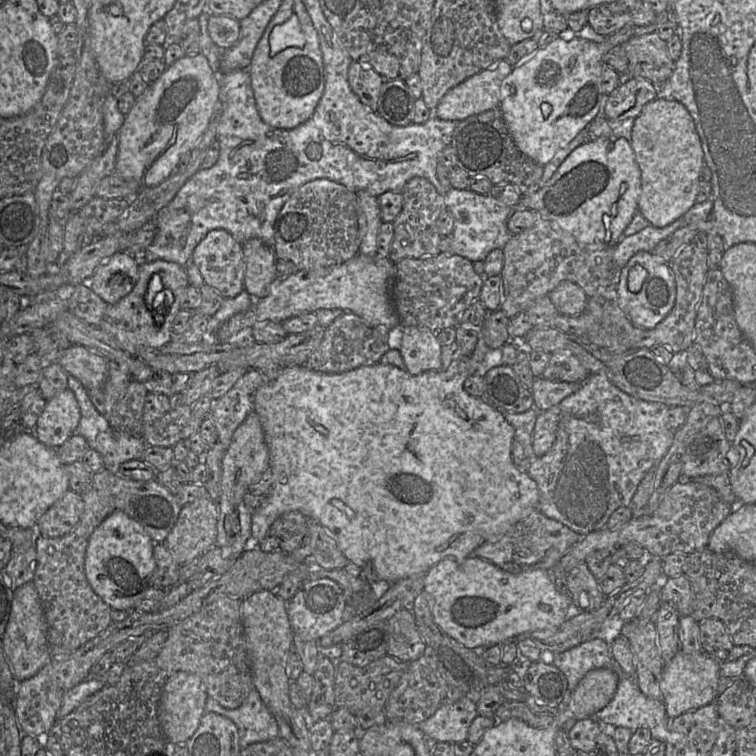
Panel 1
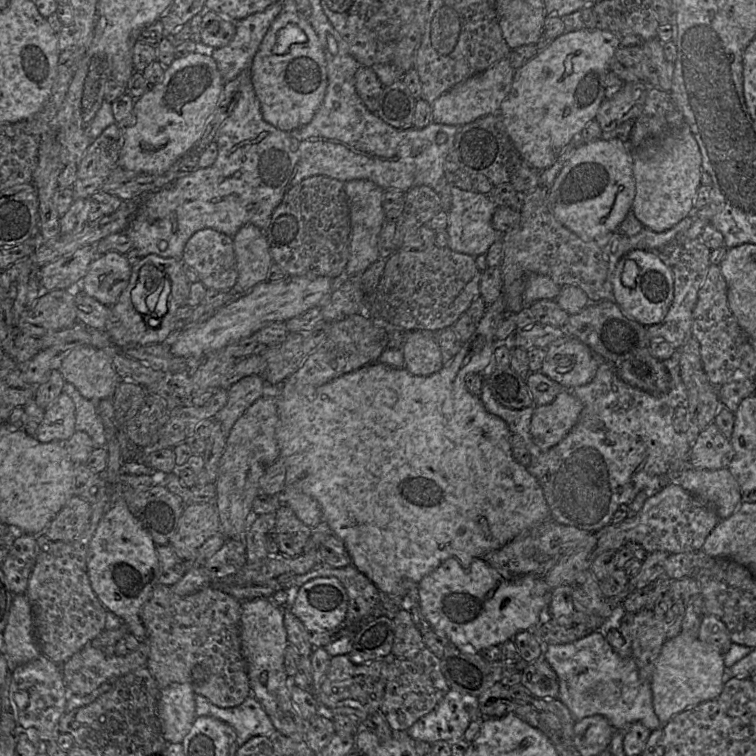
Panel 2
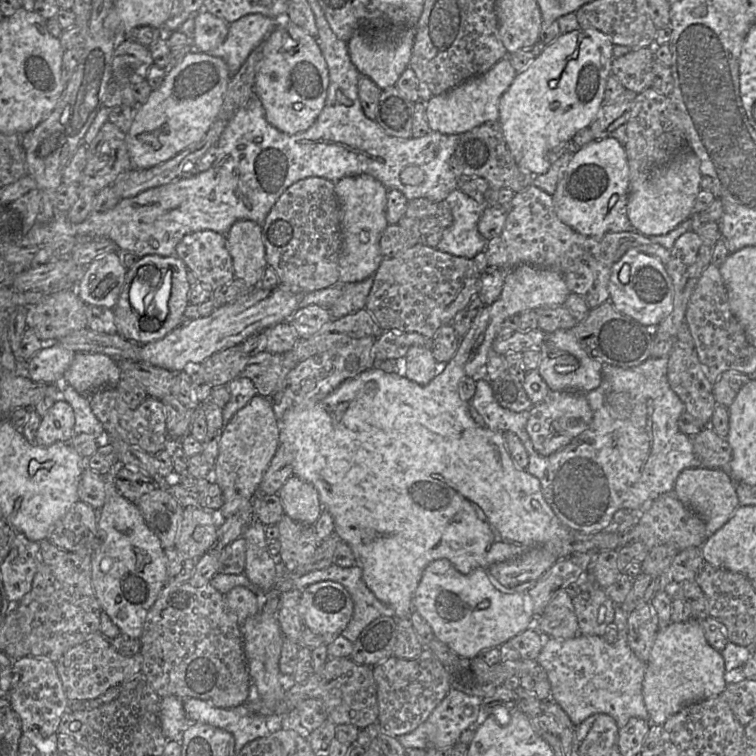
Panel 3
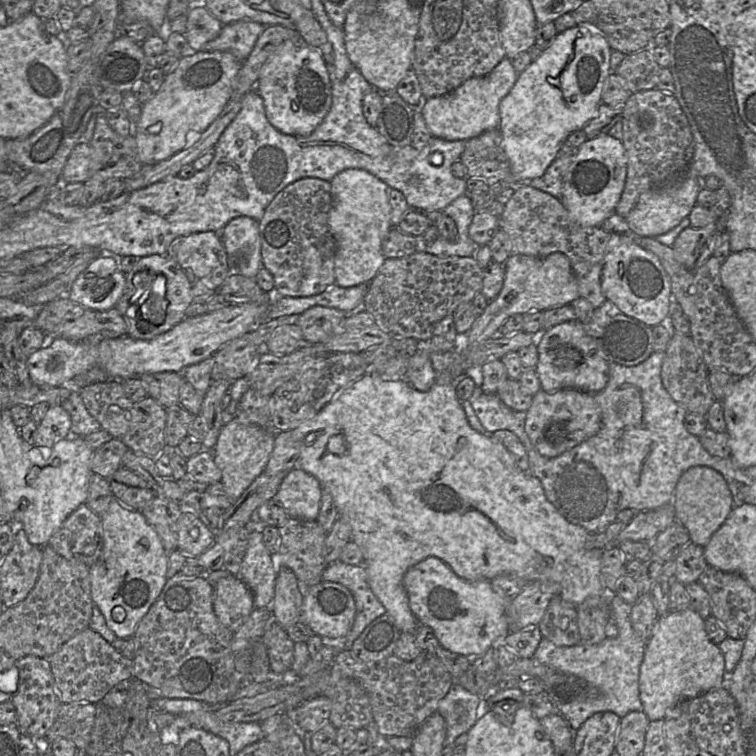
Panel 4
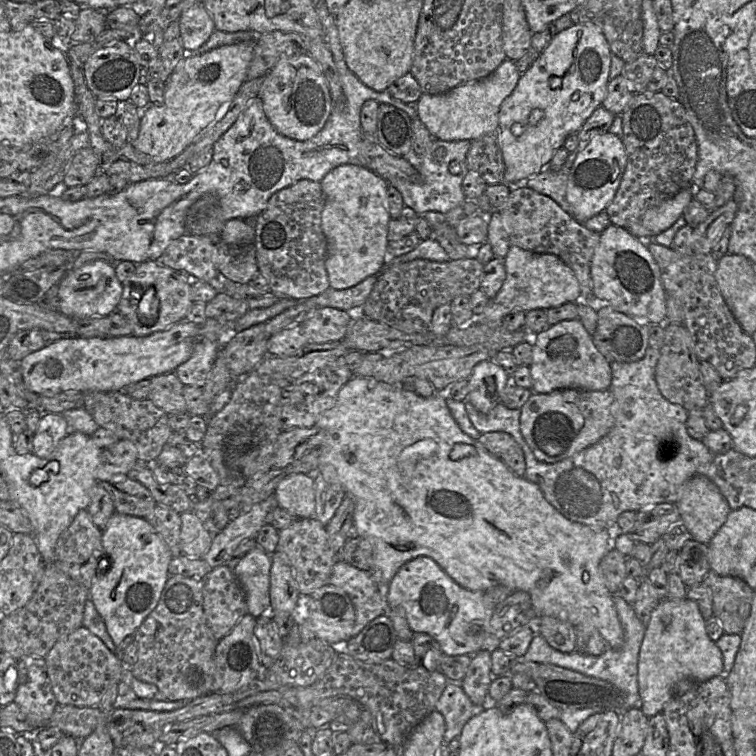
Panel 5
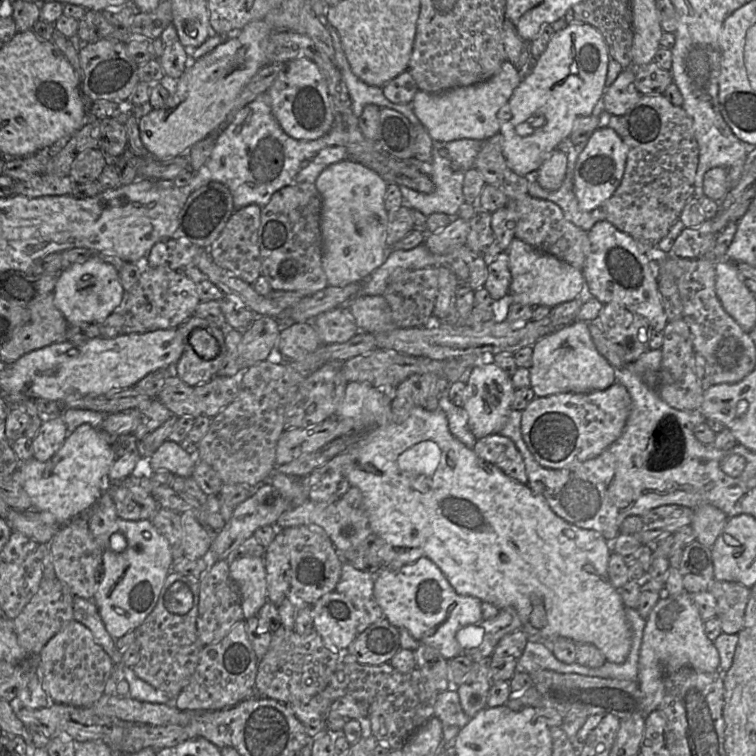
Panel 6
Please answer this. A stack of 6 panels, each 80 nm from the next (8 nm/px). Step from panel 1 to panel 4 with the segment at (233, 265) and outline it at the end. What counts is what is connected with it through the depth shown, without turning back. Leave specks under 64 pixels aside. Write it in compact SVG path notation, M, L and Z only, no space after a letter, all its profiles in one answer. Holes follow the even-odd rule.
M206 231L174 239L166 256L183 270L191 270L199 281L218 289L231 274L231 263L220 232Z

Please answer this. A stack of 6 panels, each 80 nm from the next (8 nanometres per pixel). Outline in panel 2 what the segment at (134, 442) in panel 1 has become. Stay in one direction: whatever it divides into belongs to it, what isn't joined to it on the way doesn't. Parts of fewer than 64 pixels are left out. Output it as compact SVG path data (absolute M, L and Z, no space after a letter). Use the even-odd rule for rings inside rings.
M65 383L63 392L66 393L75 404L77 432L87 433L95 444L95 448L106 448L106 436L104 424L98 414L96 403L84 398L77 388L71 383Z

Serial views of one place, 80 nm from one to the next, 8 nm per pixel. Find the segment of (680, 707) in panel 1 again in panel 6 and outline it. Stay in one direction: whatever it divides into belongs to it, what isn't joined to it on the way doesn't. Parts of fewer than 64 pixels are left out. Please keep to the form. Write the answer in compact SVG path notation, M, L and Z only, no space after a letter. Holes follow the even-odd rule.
M687 592L679 595L664 594L651 609L646 619L638 660L638 683L643 695L644 716L649 715L658 708L664 696L664 676L666 673L673 673L683 667L691 667L705 673L719 670L719 652L714 646L713 641L706 636L704 622L696 603Z

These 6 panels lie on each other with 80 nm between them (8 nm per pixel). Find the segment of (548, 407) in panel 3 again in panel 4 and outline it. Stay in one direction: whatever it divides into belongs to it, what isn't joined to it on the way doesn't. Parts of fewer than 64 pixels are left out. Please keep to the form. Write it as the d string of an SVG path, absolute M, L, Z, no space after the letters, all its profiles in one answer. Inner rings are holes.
M576 389L547 393L539 390L526 411L525 432L533 447L544 457L556 457L594 436L601 427L601 409L594 394Z

